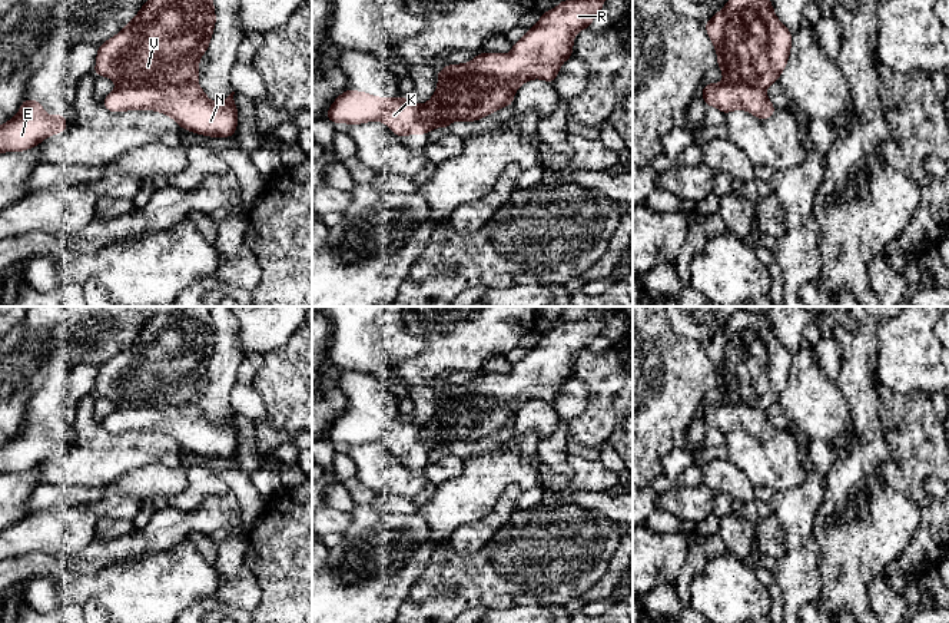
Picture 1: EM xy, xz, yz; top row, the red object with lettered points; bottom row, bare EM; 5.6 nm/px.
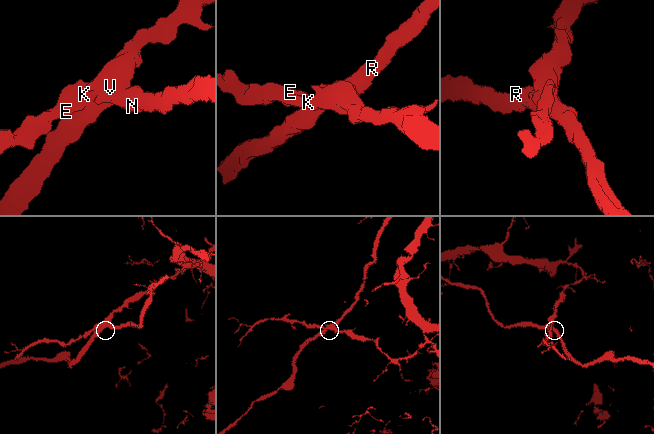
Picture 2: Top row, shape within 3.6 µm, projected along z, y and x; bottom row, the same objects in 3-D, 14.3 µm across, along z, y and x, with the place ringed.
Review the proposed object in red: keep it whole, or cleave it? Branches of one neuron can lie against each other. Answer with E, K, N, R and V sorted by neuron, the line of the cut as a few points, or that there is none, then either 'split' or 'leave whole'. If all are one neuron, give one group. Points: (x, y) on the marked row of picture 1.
groups E K V / N R; cut xz (513, 93), (463, 92), (458, 109), (422, 118); split

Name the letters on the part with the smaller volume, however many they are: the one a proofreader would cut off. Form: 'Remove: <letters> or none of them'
Remove: N, R

